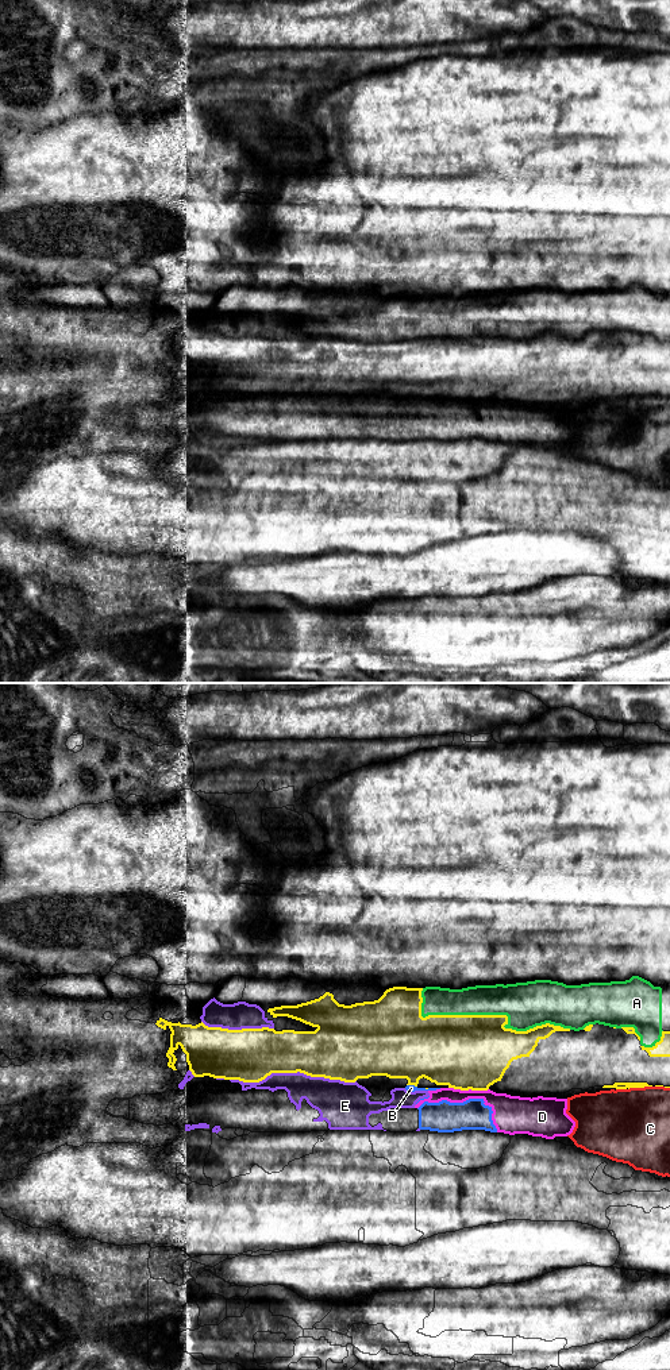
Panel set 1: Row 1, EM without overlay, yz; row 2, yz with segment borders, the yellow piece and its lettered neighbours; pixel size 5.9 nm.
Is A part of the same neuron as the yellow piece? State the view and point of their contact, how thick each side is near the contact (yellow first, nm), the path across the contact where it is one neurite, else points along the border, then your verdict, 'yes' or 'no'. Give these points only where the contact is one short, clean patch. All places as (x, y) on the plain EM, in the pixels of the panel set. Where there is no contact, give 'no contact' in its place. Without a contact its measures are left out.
meets yellow in yz at (491, 324); 440 nm thick on the yellow side, 280 nm on the other; no

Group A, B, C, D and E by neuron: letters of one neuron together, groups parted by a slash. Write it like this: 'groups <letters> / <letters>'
groups A / B D E / C

